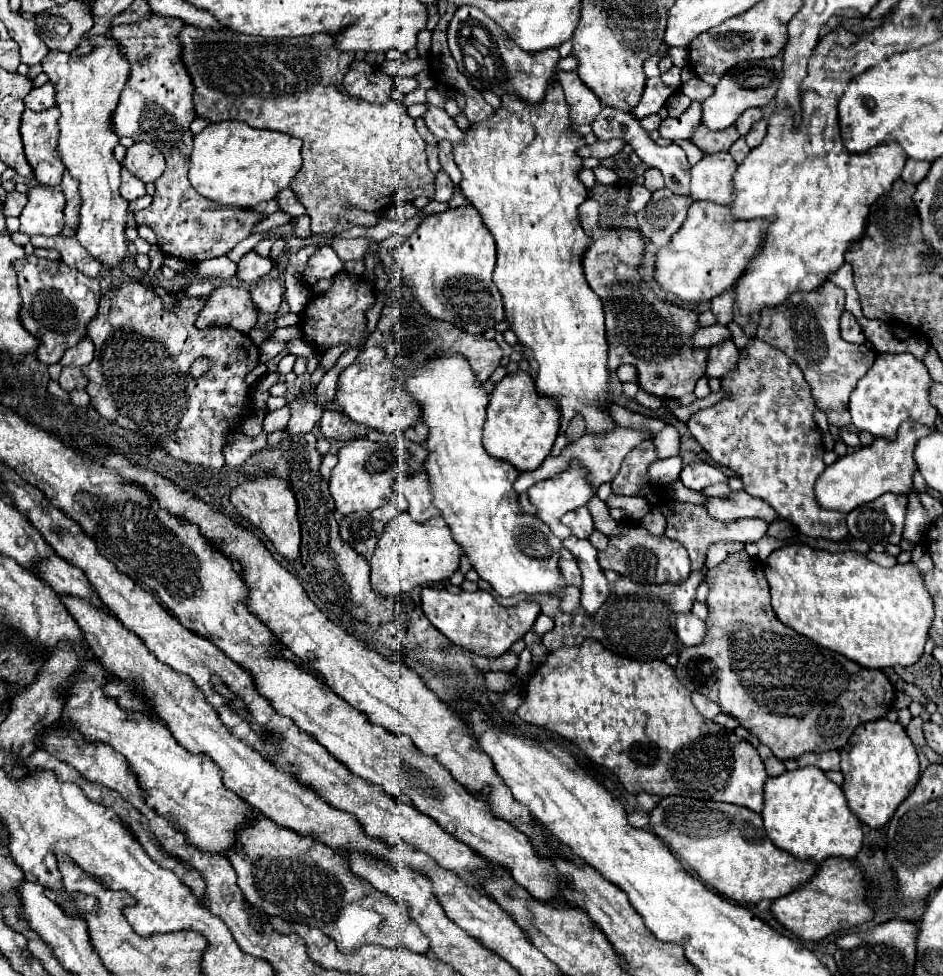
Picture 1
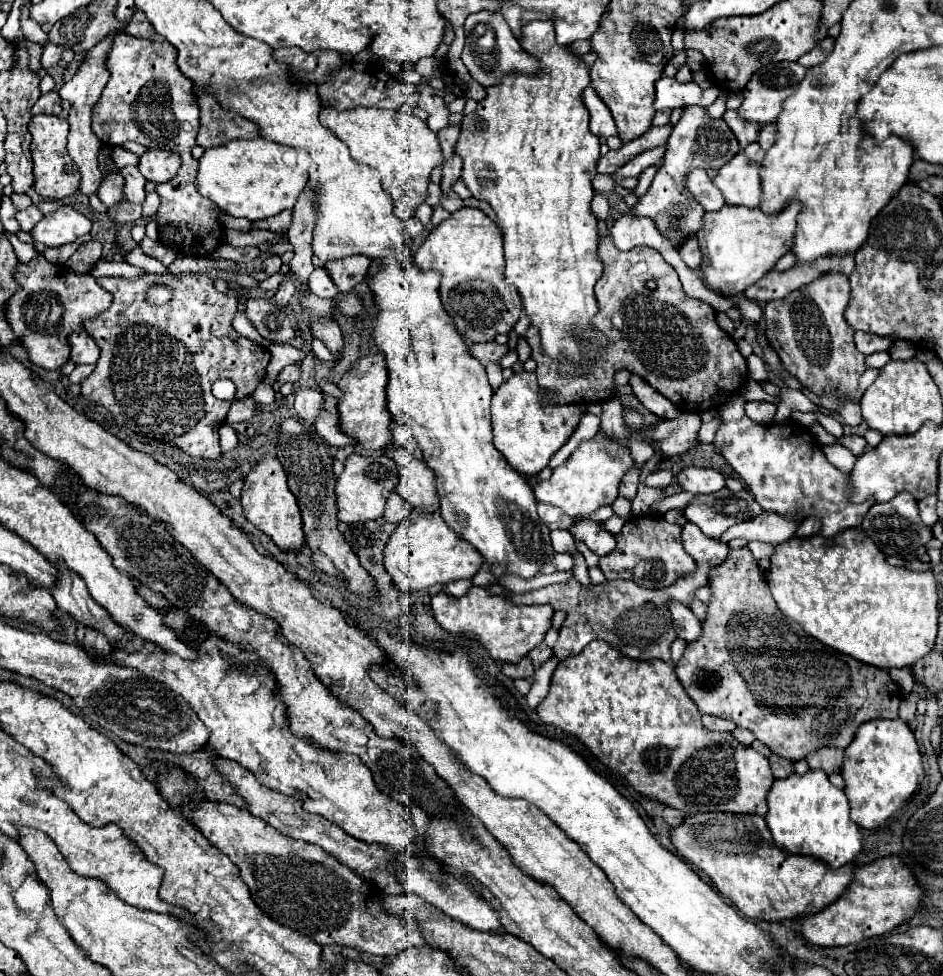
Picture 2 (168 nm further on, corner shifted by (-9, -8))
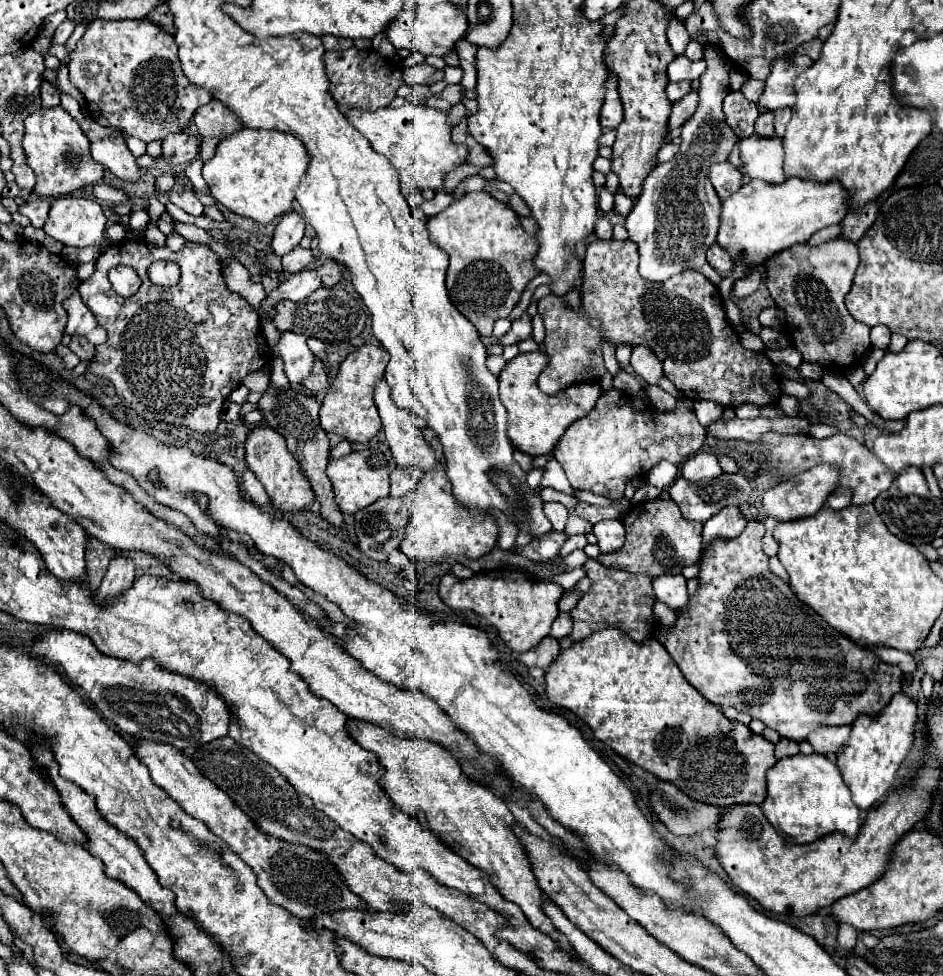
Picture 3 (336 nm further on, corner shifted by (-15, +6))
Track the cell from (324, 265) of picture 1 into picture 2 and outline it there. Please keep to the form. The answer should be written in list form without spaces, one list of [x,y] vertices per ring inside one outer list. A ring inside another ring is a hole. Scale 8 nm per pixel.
[[[316,267],[308,279],[308,287],[312,293],[316,293],[318,297],[336,297],[338,295],[338,287],[334,285],[334,281],[330,279],[326,267]]]

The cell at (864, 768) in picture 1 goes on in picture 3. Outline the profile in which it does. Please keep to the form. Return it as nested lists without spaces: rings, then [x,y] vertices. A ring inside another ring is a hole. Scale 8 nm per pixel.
[[[896,693],[892,701],[880,711],[878,717],[860,715],[852,723],[852,733],[846,745],[836,753],[836,765],[844,777],[844,783],[852,791],[852,799],[860,809],[870,809],[874,803],[882,799],[892,787],[896,779],[896,771],[900,763],[906,759],[912,739],[914,739],[914,723],[916,723],[916,703],[906,693]]]

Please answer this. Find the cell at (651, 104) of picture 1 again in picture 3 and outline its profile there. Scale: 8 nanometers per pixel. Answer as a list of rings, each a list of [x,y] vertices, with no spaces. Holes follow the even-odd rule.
[[[678,55],[676,61],[668,65],[668,79],[670,81],[684,81],[684,79],[694,81],[704,73],[704,69],[706,69],[704,59],[690,61],[686,55]]]

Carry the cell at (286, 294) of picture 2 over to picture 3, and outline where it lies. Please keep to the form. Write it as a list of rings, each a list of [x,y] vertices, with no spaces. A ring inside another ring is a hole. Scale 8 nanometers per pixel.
[[[294,247],[290,253],[286,253],[282,257],[282,269],[286,273],[298,273],[302,269],[306,269],[312,261],[312,251],[304,249],[304,247]]]

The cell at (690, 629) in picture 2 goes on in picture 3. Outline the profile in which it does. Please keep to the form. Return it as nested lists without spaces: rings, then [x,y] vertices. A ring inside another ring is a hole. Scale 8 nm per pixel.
[[[658,575],[654,581],[656,599],[664,601],[670,609],[680,611],[688,605],[688,591],[684,575]]]

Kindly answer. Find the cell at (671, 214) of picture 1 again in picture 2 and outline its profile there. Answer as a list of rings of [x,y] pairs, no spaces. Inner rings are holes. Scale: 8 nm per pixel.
[[[688,235],[686,239],[682,239],[678,243],[678,249],[676,249],[682,257],[682,261],[690,267],[690,269],[698,269],[700,263],[702,263],[702,255],[698,251],[698,243],[696,243],[696,235]]]

